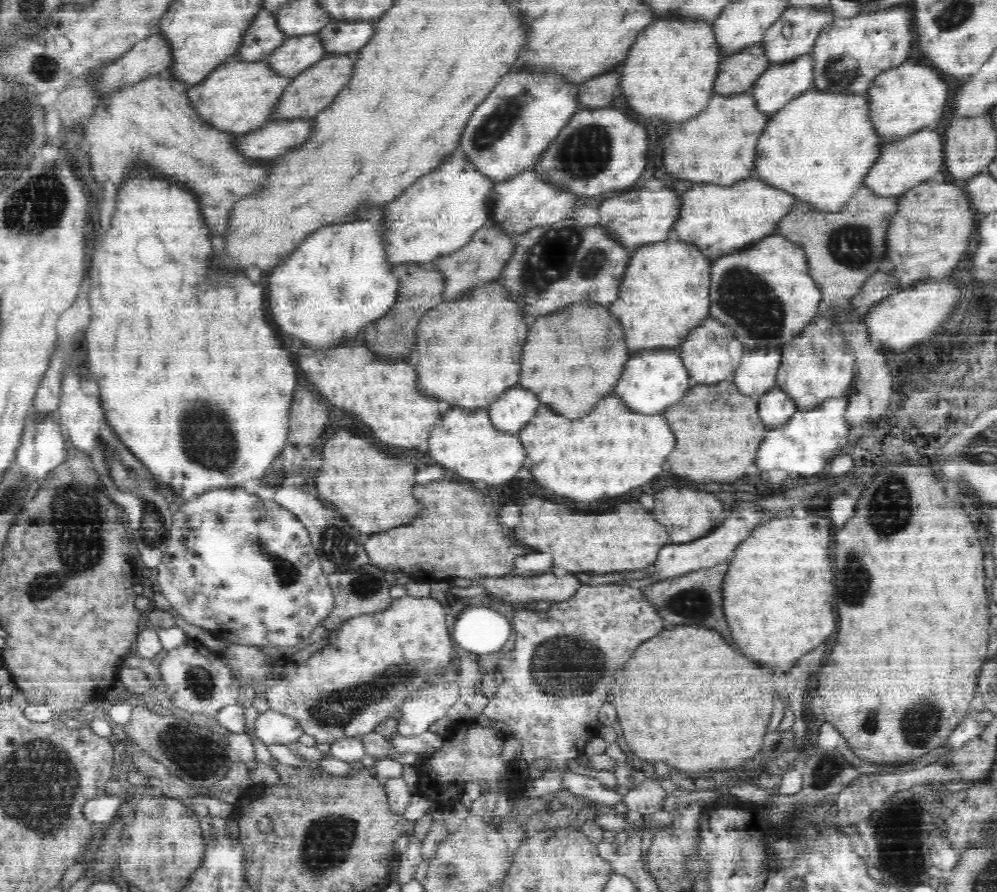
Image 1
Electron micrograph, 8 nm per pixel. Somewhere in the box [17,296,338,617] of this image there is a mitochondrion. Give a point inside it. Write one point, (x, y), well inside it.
(74, 513)

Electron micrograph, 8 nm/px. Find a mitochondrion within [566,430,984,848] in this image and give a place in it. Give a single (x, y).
(890, 507)

